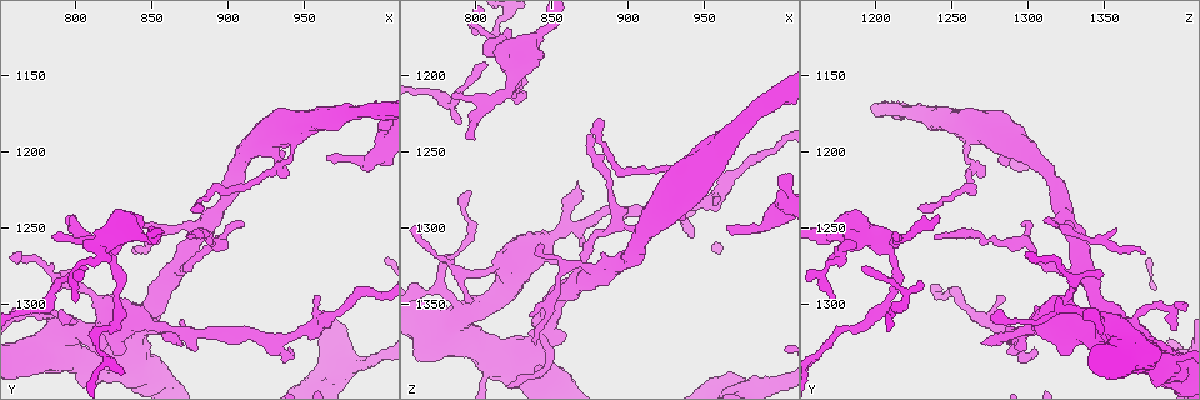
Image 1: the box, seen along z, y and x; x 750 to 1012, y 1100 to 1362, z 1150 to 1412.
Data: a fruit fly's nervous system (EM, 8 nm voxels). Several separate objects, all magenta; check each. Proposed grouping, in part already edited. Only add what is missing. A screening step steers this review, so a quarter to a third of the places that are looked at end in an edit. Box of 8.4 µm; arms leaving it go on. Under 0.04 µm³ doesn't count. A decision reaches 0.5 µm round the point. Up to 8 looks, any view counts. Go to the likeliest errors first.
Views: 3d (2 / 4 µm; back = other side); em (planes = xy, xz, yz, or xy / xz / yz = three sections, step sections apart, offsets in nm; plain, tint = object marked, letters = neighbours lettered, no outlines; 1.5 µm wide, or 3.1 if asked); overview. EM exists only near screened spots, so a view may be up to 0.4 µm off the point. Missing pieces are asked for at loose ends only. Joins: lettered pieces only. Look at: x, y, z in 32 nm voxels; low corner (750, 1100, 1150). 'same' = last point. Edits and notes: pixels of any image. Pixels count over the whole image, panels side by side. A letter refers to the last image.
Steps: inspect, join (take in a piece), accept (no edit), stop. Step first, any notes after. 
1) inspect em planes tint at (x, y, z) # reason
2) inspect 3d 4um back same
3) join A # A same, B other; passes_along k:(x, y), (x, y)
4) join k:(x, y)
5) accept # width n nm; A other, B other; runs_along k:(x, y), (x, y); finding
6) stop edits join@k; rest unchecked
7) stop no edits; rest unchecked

inspect em planes letters at (964, 1204, 1298) # free end

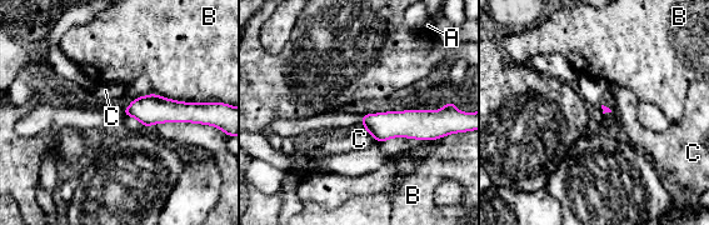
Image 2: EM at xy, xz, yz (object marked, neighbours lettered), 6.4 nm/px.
accept # A other, B other, C other; border 2:(364, 128), (373, 138); none of them fits

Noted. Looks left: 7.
inspect em yz step 8 letters at (868, 1326, 1270) # branch stops here

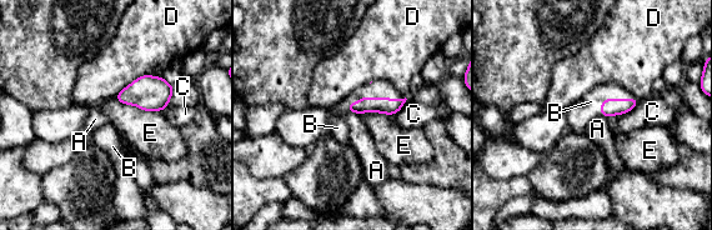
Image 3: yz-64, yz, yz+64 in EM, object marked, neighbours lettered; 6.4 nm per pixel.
inspect em planes letters same

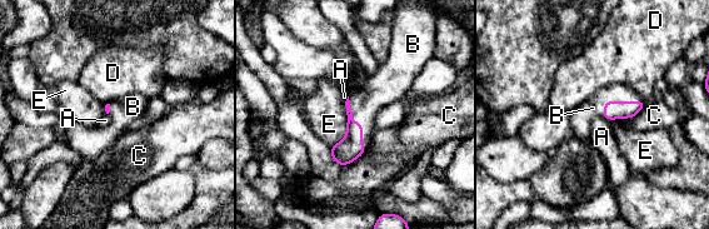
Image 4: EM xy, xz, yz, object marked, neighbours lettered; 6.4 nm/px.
join B # A other, B same, C other, D other, E other; the cell continues

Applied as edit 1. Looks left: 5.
inspect overview

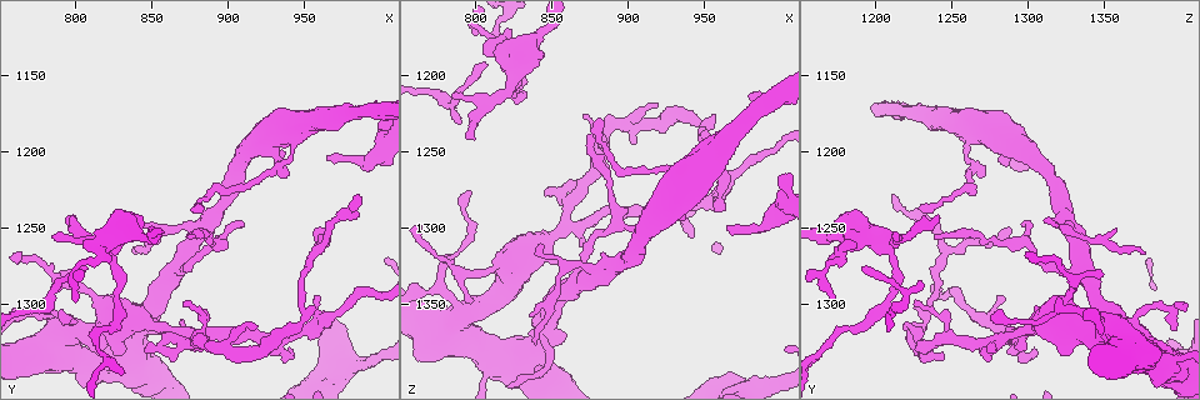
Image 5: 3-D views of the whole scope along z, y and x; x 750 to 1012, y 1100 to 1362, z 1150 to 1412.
inspect em planes letters at (800, 1242, 1242) # free end

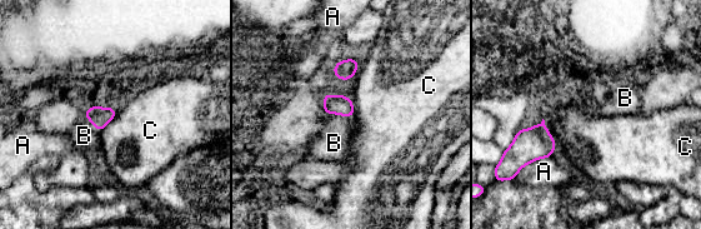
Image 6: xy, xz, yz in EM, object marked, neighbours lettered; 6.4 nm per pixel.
join B # width 120 nm; A other, B same, C other; passes_along 6:(340, 104), (338, 113), (334, 143); it goes on there

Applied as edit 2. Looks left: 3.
stop edits join@4, join@6; rest unchecked

